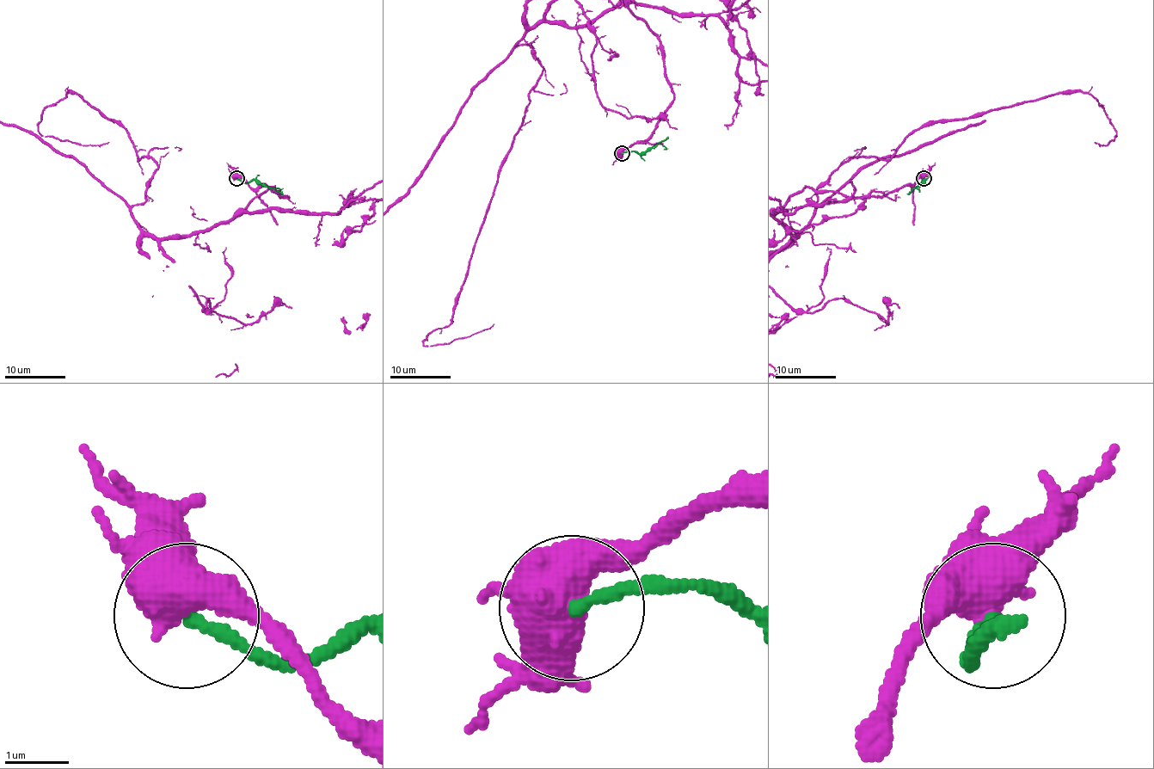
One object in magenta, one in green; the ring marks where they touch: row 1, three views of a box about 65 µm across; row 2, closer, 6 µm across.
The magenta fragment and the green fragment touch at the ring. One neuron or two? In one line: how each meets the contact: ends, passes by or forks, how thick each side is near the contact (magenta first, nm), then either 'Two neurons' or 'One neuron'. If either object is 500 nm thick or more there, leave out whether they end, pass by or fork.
Thickness 500 nm (magenta) against 190 nm. Two neurons

